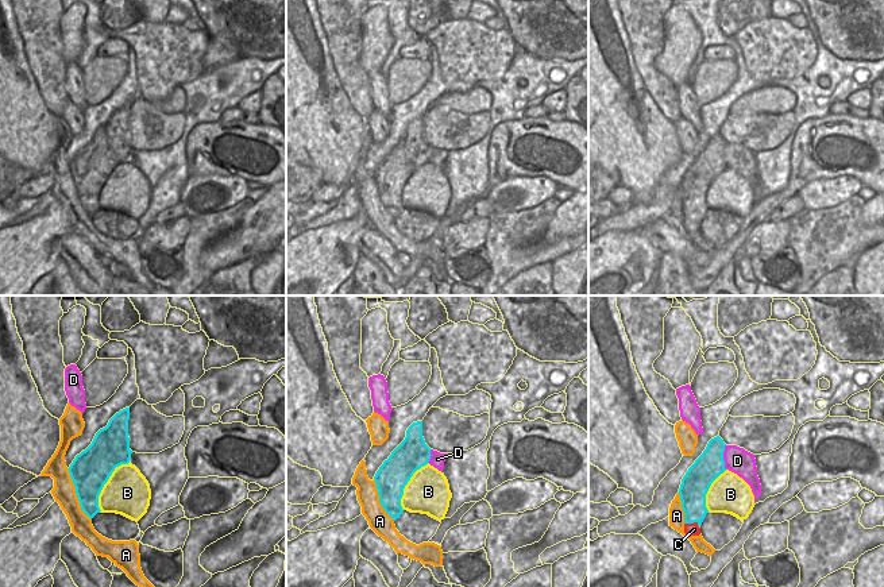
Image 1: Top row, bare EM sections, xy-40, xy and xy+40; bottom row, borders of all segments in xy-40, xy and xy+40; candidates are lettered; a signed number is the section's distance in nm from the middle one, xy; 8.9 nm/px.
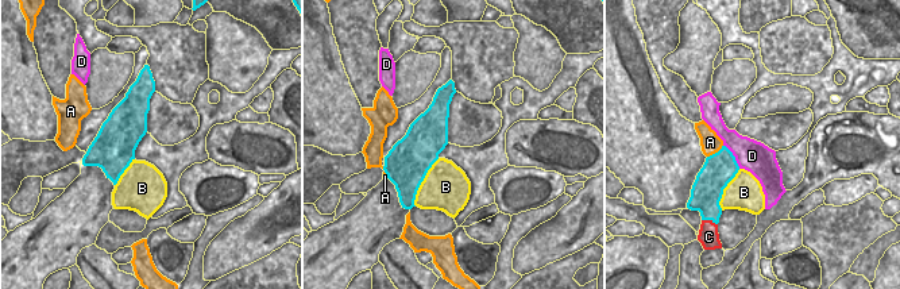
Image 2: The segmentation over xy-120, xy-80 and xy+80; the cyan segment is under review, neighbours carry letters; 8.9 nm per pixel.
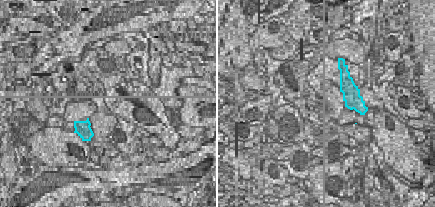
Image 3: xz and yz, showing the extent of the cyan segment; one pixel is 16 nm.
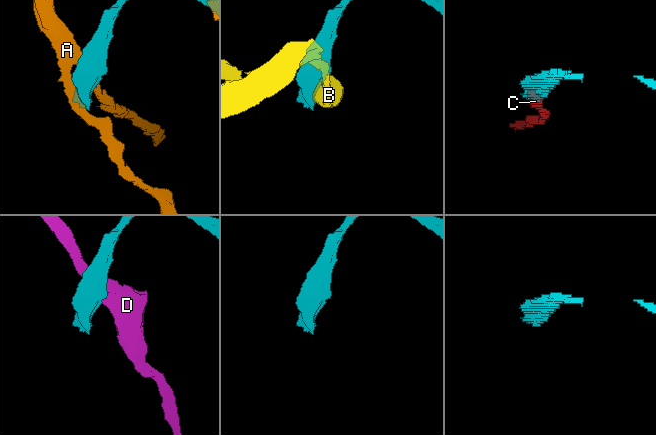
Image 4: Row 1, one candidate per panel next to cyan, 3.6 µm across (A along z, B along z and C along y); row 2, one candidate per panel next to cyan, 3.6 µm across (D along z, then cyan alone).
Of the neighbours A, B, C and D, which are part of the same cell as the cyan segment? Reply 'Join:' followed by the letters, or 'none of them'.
Join: none of them

